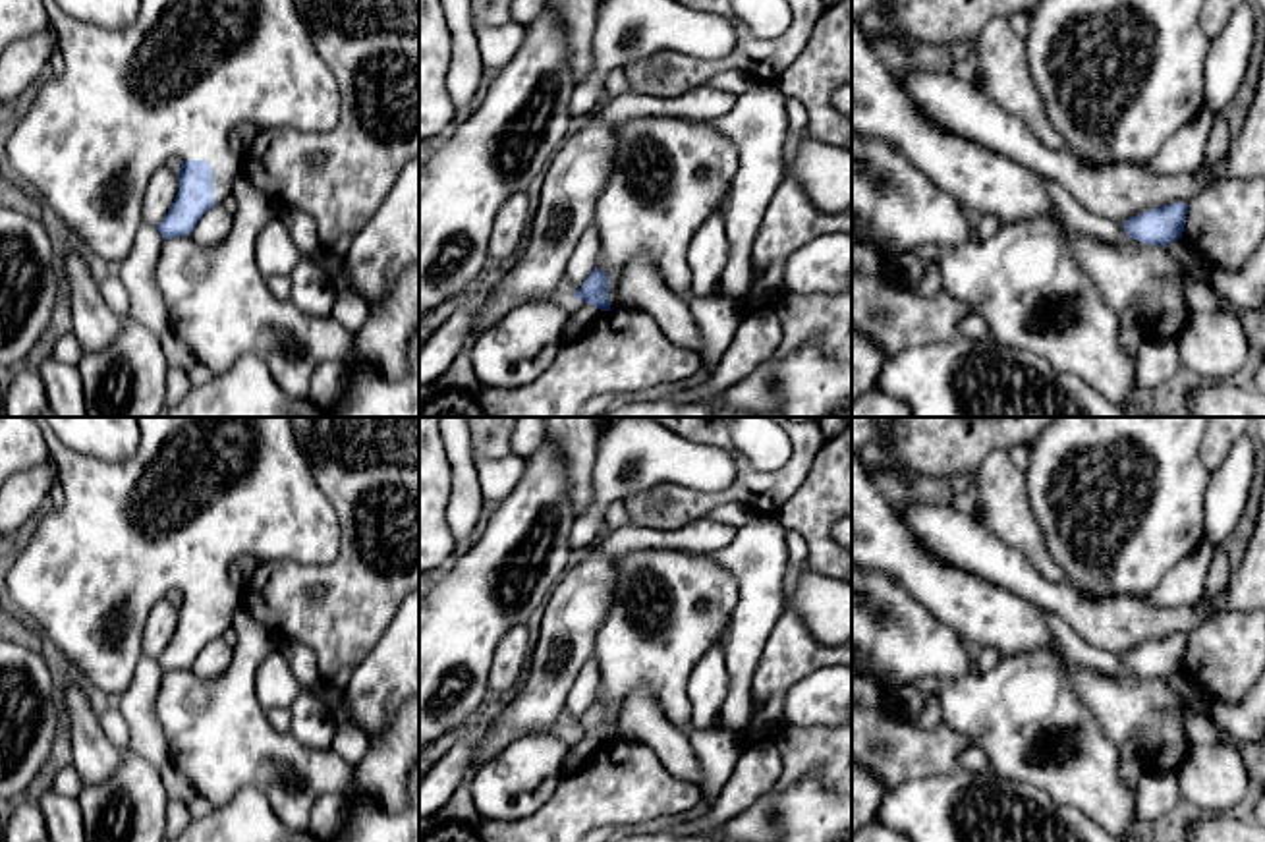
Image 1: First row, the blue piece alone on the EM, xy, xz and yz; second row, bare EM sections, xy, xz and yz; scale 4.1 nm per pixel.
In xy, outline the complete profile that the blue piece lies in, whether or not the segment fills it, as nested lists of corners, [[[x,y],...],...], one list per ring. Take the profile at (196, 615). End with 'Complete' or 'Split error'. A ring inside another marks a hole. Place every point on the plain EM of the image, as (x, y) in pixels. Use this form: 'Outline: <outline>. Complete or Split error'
Outline: [[[44,417],[31,419],[42,429],[48,450],[58,467],[58,485],[64,492],[64,504],[60,508],[50,506],[39,521],[33,537],[19,548],[6,575],[2,595],[6,604],[27,618],[35,628],[39,628],[41,633],[50,639],[62,651],[62,655],[66,655],[79,668],[85,680],[106,693],[120,697],[129,688],[137,662],[143,657],[143,626],[153,606],[158,601],[166,599],[172,591],[180,591],[182,601],[178,606],[178,628],[164,653],[156,657],[156,662],[164,672],[191,668],[201,649],[214,637],[220,637],[228,628],[232,628],[238,589],[228,579],[228,570],[236,560],[294,560],[299,564],[323,566],[332,562],[340,552],[342,529],[336,510],[313,479],[309,462],[297,442],[292,417],[137,417],[141,431],[139,446],[131,458],[122,462],[108,462],[95,456],[85,456],[66,446]]]. Split error

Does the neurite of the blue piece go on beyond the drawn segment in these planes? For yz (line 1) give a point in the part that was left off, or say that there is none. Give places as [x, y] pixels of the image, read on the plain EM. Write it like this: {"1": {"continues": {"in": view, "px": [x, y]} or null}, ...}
{"1": {"continues": null}}

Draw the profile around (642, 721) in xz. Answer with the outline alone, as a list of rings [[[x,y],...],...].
[[[647,688],[635,689],[620,713],[620,738],[647,745],[676,778],[701,788],[701,765],[688,732],[672,726]]]

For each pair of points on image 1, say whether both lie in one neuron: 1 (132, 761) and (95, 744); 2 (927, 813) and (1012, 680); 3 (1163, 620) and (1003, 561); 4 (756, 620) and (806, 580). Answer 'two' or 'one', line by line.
1: two
2: two
3: one
4: two

